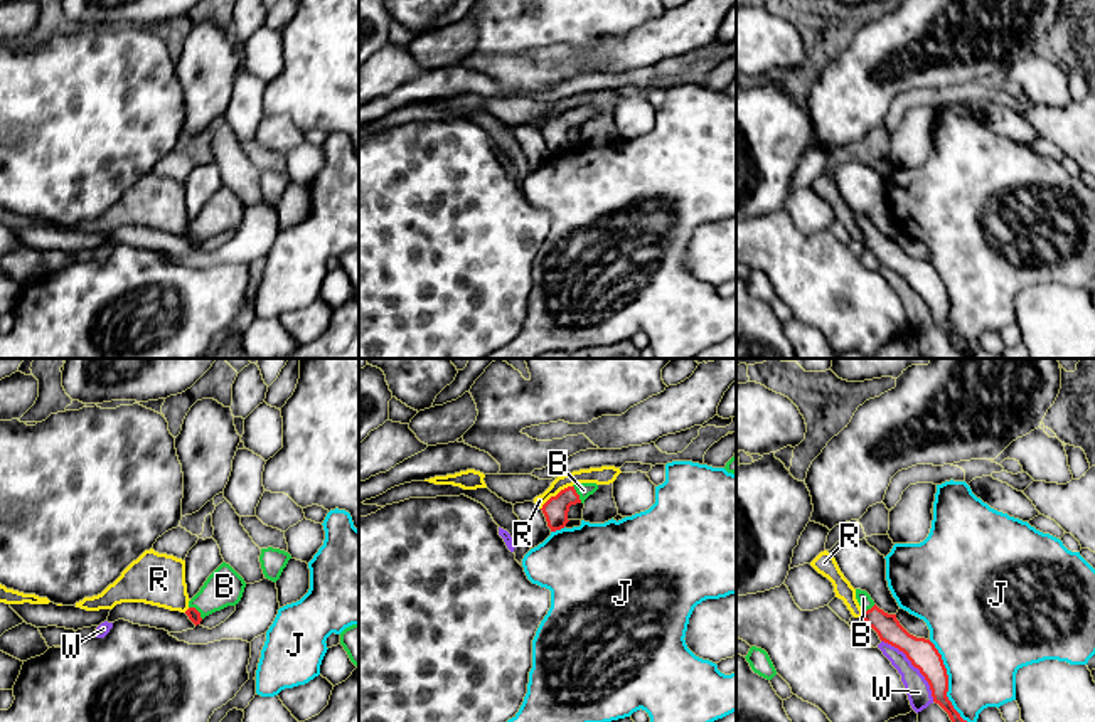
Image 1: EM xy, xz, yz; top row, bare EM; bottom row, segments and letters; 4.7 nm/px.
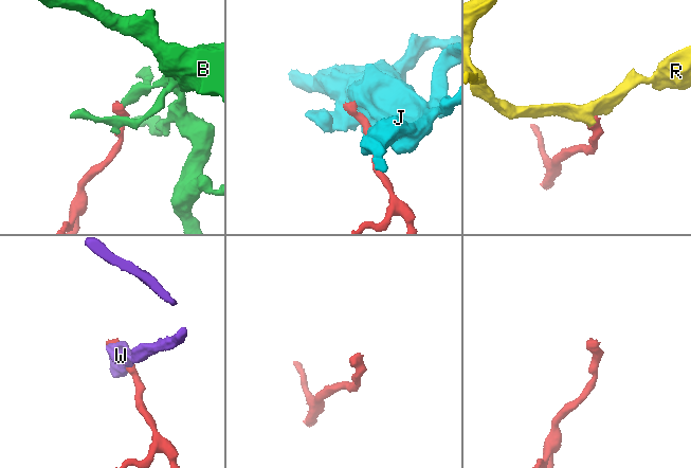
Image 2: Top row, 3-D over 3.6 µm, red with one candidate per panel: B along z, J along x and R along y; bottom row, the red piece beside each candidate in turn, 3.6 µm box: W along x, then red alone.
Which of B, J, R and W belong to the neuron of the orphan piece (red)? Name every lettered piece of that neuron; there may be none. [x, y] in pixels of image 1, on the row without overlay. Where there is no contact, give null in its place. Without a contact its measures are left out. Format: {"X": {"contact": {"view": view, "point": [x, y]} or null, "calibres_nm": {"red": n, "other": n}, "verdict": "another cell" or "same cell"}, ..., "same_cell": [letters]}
{"B": {"contact": {"view": "xy", "point": [197, 234]}, "calibres_nm": {"red": 60, "other": 180}, "verdict": "same cell"}, "J": {"contact": {"view": "yz", "point": [947, 307]}, "calibres_nm": {"red": 140, "other": 420}, "verdict": "another cell"}, "R": {"contact": {"view": "xz", "point": [556, 118]}, "calibres_nm": {"red": 120, "other": 90}, "verdict": "another cell"}, "W": {"contact": {"view": "yz", "point": [915, 290]}, "calibres_nm": {"red": 140, "other": 120}, "verdict": "another cell"}, "same_cell": ["B"]}

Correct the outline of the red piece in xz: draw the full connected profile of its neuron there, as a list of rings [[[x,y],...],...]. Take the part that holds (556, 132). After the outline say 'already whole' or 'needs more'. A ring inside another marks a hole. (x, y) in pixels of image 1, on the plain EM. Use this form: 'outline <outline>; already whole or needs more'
outline [[[576,106],[561,113],[556,119],[551,119],[541,131],[551,155],[564,151],[569,145],[569,130],[576,126],[585,126],[585,123],[596,113],[596,106]]]; needs more

